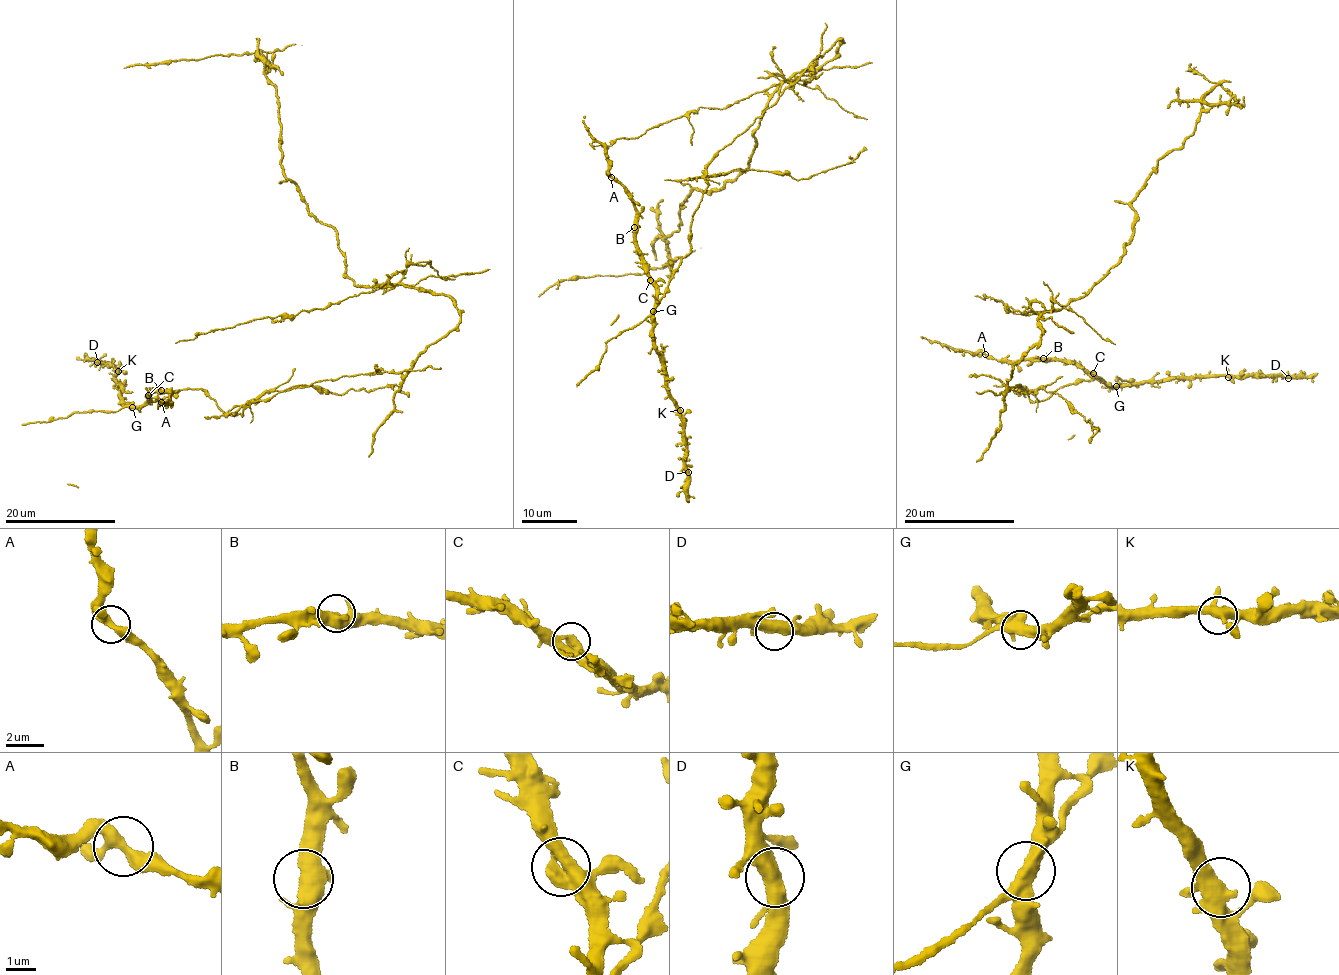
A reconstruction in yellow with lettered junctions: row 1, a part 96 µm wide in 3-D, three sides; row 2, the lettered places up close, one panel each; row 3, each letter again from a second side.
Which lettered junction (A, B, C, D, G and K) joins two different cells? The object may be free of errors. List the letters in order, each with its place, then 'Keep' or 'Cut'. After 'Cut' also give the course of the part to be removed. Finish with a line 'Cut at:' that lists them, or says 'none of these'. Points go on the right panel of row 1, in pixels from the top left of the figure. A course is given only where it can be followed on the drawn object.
A: Place: (985, 354). Keep
B: Place: (1043, 358). Keep
C: Place: (1093, 373). Keep
D: Place: (1288, 378). Keep
G: Place: (1116, 386). Cut. Course of the part to remove: (1116, 386), (1004, 394), (1039, 314), (1118, 264), (1145, 178), (1234, 96), (1189, 64)
K: Place: (1228, 377). Keep
Cut at: G

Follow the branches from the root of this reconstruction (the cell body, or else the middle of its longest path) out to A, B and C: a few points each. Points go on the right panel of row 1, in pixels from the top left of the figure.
A: (1011, 369), (1002, 392), (1020, 384), (1033, 401), (1096, 376), (1108, 384), (1071, 363), (997, 360), (985, 354)
B: (1011, 369), (1002, 392), (1020, 384), (1033, 401), (1096, 376), (1108, 384), (1071, 363), (1043, 358)
C: (1011, 369), (1003, 392), (1020, 384), (1038, 401), (1096, 376), (1108, 386), (1093, 373)

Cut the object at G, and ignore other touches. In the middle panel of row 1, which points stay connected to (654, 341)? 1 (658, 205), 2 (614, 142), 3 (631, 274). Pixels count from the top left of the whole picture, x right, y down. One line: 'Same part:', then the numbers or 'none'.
Same part: none

